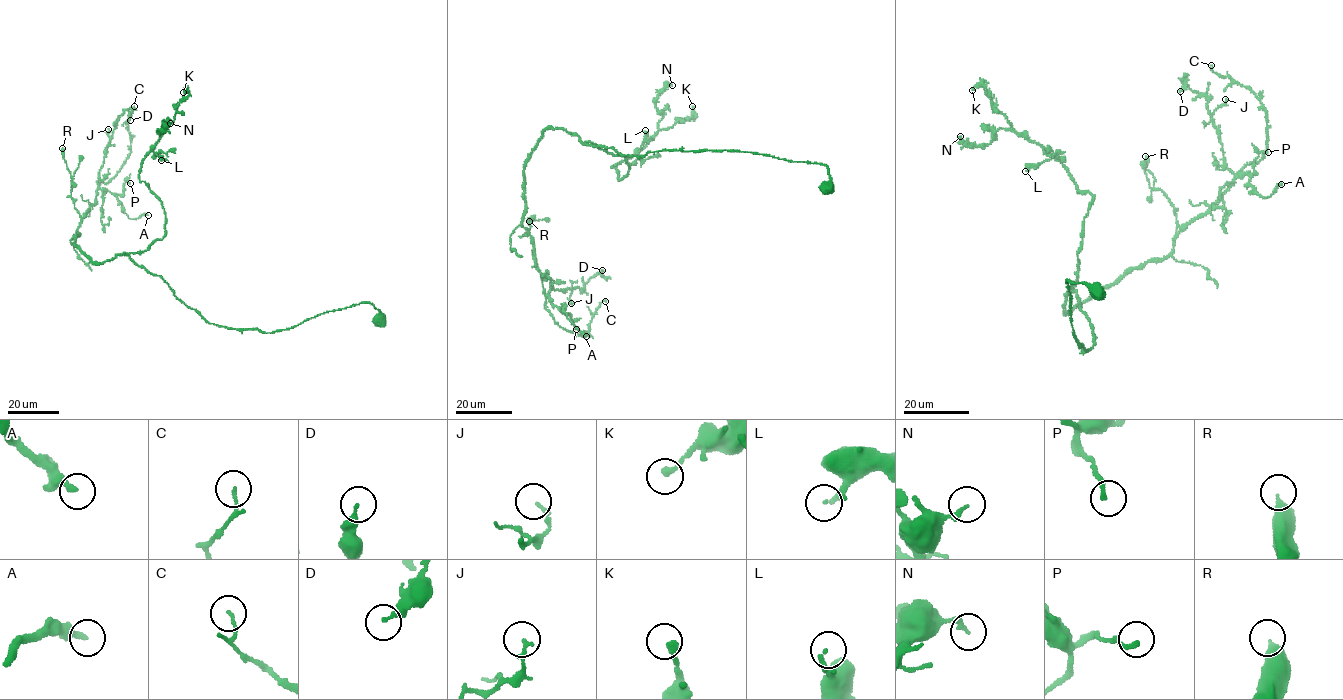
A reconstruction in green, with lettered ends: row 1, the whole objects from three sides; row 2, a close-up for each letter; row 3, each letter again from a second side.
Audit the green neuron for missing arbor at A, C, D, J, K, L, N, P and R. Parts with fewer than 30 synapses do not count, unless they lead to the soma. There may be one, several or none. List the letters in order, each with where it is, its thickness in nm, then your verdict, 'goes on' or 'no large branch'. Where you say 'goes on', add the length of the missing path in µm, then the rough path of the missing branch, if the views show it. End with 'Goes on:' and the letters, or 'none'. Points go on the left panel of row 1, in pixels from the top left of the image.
A: at (148, 215); 320 nm thick; no large branch
C: at (134, 106); 120 nm thick; no large branch
D: at (130, 120); 280 nm thick; no large branch
J: at (108, 129); 130 nm thick; no large branch
K: at (183, 92); 280 nm thick; no large branch
L: at (161, 160); 140 nm thick; no large branch
N: at (170, 123); 180 nm thick; no large branch
P: at (130, 183); 170 nm thick; no large branch
R: at (62, 148); 420 nm thick; no large branch
Goes on: none

